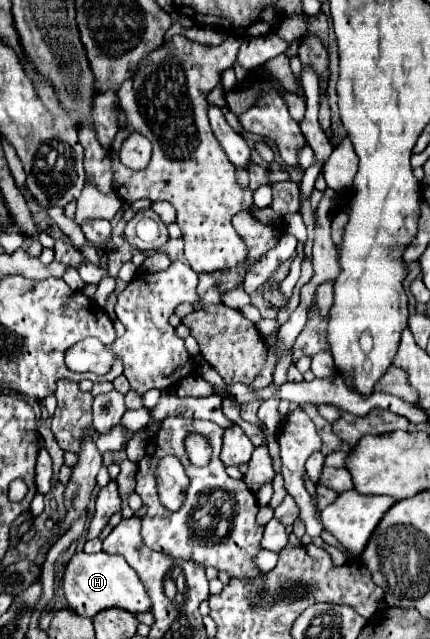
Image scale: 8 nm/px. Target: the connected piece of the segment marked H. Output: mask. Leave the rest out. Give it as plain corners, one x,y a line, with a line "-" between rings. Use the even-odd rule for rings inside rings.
105,551
93,555
75,553
65,567
63,591
69,609
73,609
81,617
95,617
99,611
111,607
121,607
135,615
151,611
151,599
147,595
147,589
141,583
139,575
133,571
133,567
129,567
129,563
121,555
111,555

